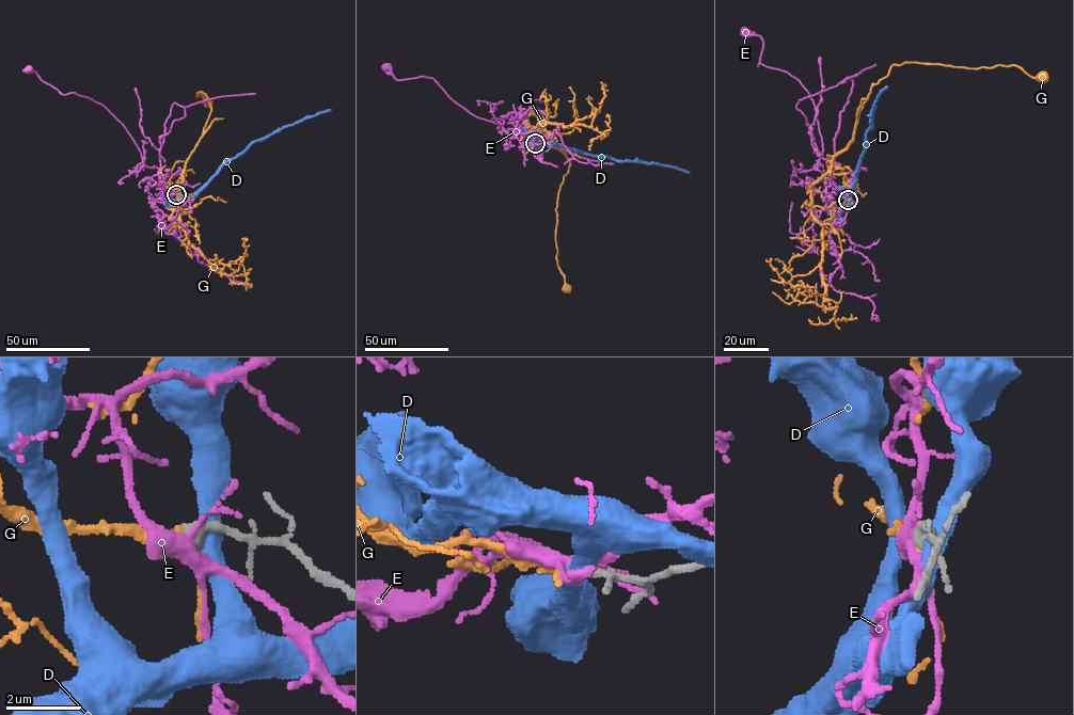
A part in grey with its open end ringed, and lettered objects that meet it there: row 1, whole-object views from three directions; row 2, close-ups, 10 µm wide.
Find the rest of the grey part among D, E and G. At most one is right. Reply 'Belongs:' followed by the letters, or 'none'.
Belongs: G

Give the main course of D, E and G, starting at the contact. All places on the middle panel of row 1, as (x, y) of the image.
D: (536, 143), (557, 143), (613, 160), (660, 163), (690, 173)
E: (535, 143), (525, 144), (521, 127), (516, 137), (473, 115), (433, 79), (397, 80), (387, 65)
G: (535, 143), (525, 140), (533, 140), (543, 131), (548, 141), (570, 161), (556, 209), (556, 259), (567, 288)

